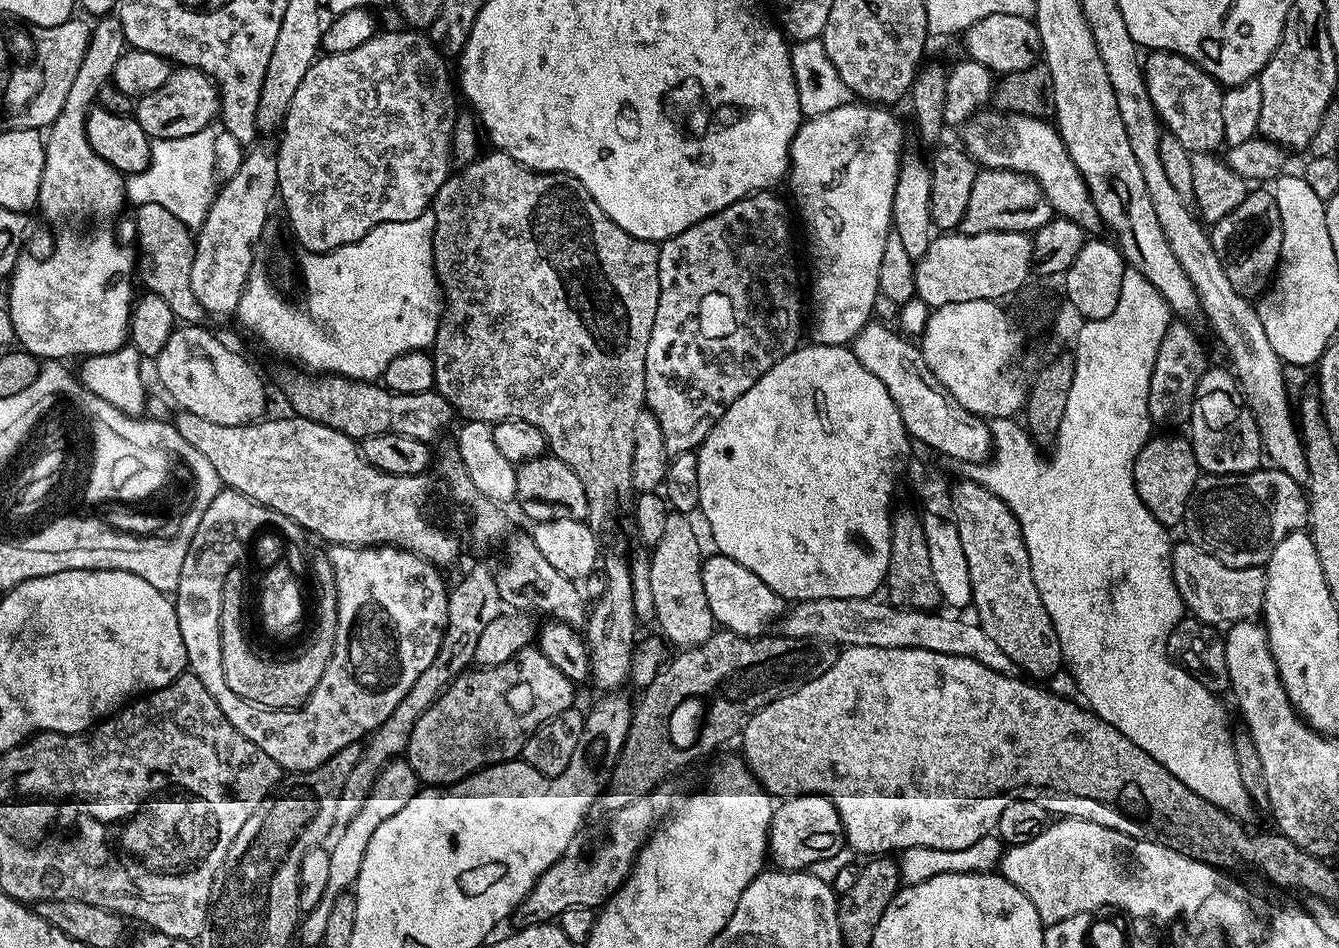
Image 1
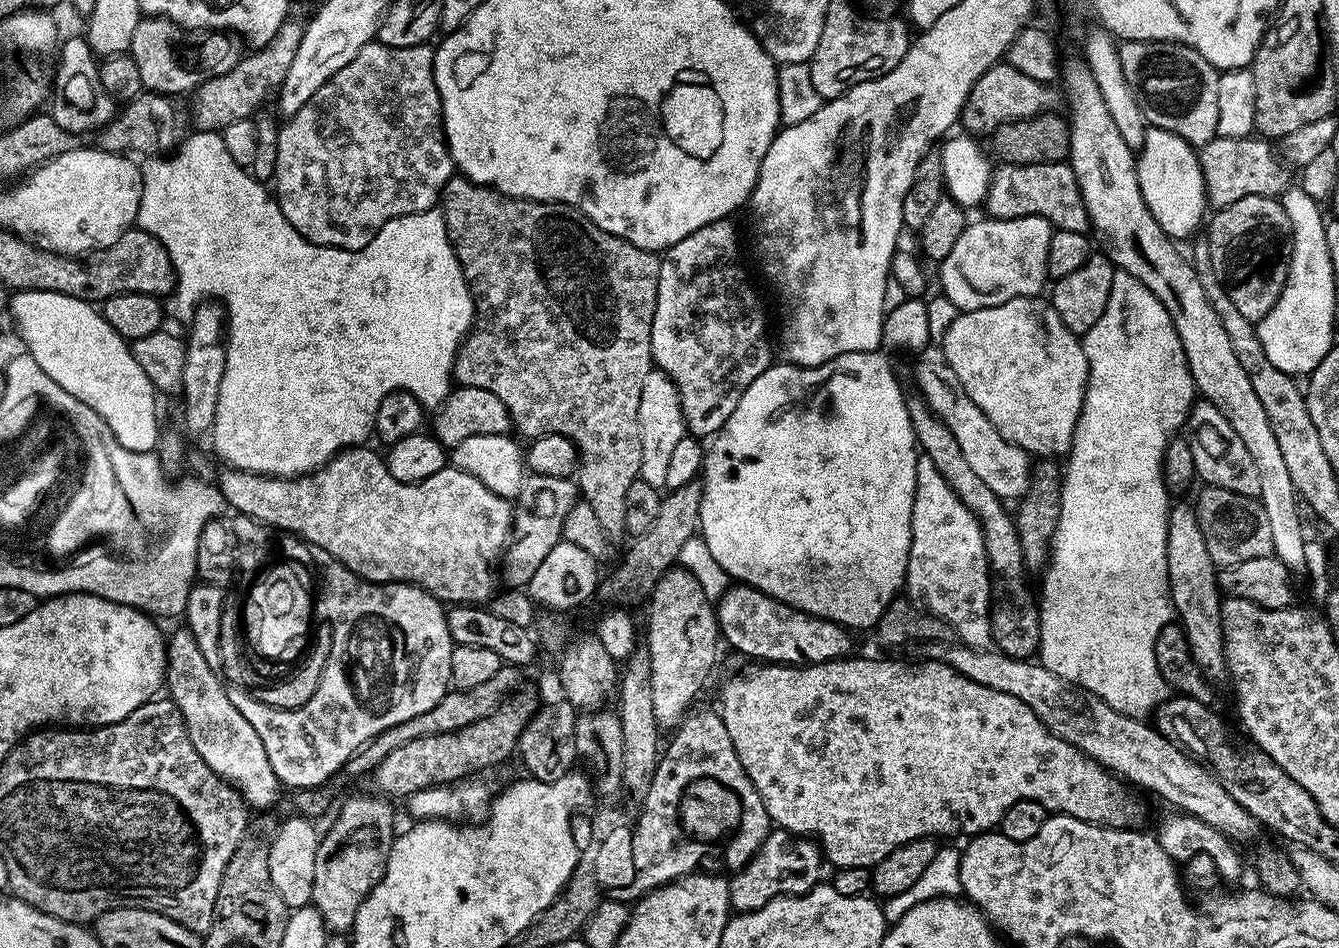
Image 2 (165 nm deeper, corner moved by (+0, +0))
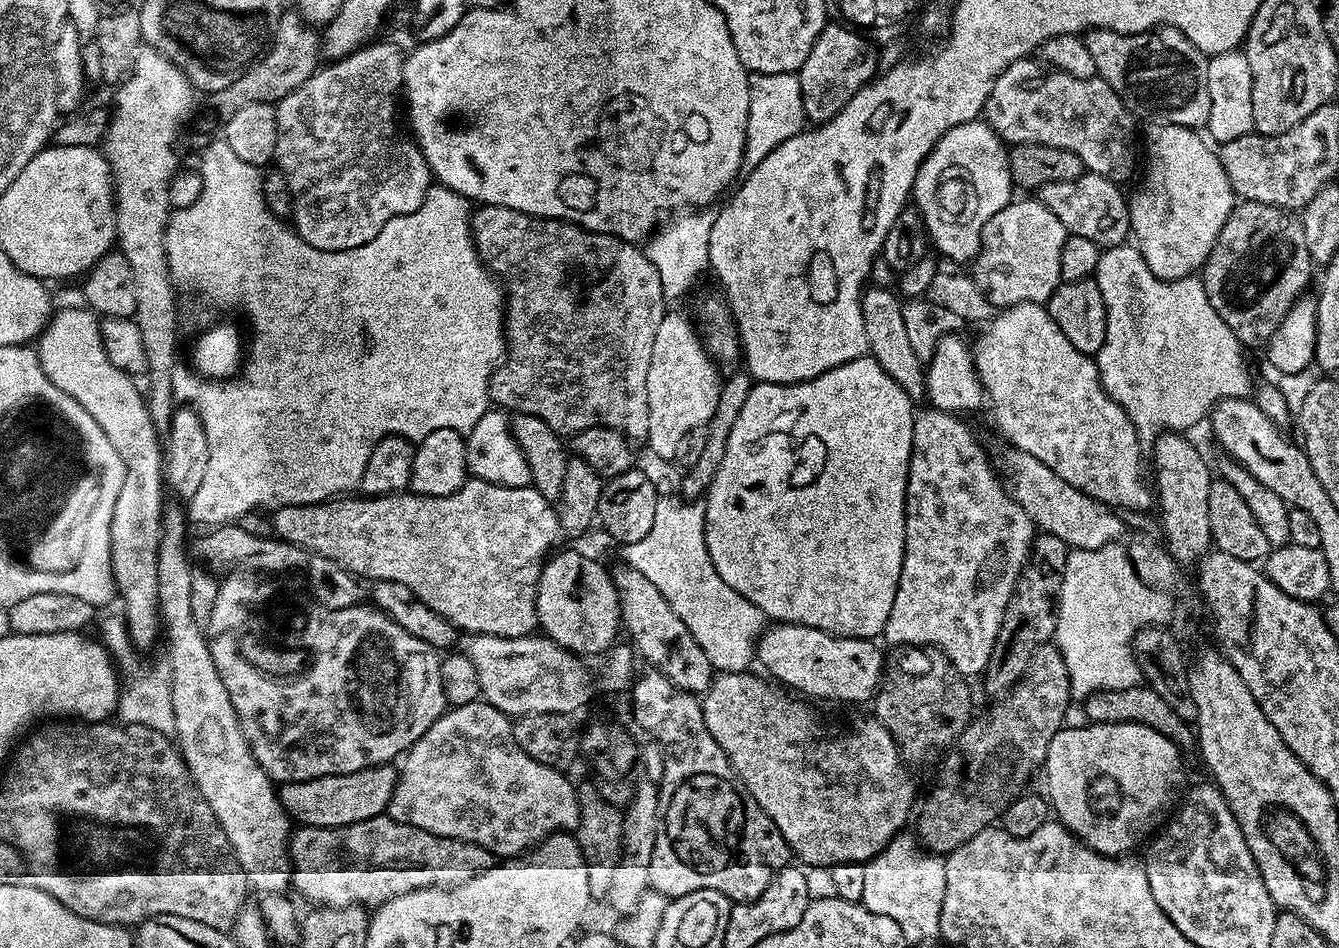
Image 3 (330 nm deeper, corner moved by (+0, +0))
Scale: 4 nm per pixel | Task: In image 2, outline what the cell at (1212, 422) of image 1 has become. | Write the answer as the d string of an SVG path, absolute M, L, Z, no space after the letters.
M1207 402L1197 403L1188 416L1187 427L1192 428L1190 443L1195 475L1200 480L1204 479L1205 485L1230 490L1234 494L1259 497L1258 469L1254 466L1249 452L1246 451L1242 438L1238 438L1238 434L1234 434L1234 426L1230 426L1230 422L1226 422L1226 418L1214 405Z

